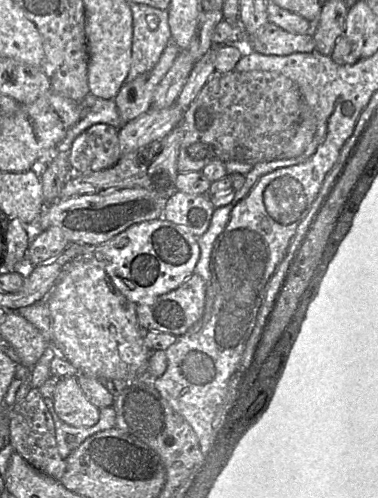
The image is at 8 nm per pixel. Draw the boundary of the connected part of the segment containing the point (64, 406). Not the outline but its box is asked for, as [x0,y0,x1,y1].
[53,376,99,427]

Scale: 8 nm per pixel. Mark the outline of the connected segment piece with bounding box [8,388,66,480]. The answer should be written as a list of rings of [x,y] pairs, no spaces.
[[[31,388],[26,397],[13,406],[8,406],[9,412],[9,443],[30,465],[39,471],[46,473],[58,480],[66,470],[66,461],[60,455],[57,448],[55,425],[50,411],[48,410],[38,388]]]

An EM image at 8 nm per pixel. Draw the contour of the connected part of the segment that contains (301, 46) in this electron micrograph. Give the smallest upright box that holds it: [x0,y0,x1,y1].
[247,23,316,56]

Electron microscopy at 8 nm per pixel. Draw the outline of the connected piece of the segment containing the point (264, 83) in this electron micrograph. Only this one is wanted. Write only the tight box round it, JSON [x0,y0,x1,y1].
[178,71,304,172]

